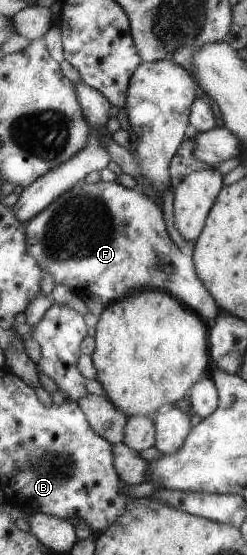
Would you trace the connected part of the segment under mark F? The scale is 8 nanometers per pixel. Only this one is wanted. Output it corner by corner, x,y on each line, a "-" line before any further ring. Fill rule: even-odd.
80,181
74,189
27,221
26,226
29,253
40,263
44,272
53,274
56,284
65,285
80,298
94,295
109,303
122,300
140,289
167,290
188,308
194,309
209,327
216,324
221,309
219,302
199,277
194,259
184,254
170,238
160,204
140,188
129,189
116,181
93,184

